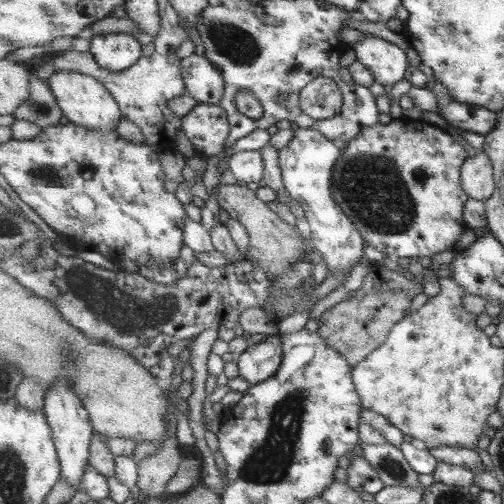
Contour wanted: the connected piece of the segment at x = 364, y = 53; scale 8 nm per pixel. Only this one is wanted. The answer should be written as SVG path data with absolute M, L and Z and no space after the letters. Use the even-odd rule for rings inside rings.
M370 33L364 35L353 48L358 62L373 74L378 84L392 89L405 79L405 72L409 68L407 52L383 38L371 36Z

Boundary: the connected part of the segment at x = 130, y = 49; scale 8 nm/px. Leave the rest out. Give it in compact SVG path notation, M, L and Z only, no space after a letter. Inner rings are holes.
M105 33L93 36L90 52L96 57L97 63L111 72L123 72L136 65L143 57L143 44L133 36L123 33Z

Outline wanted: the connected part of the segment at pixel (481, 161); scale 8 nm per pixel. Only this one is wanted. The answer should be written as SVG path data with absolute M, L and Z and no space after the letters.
M484 150L468 157L462 167L464 192L479 201L488 201L496 194L496 176L489 155Z

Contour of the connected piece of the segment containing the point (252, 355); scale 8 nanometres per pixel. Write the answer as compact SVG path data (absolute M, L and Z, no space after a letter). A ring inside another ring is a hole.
M269 335L257 344L248 344L240 354L239 375L251 385L269 380L277 374L284 362L284 344L279 335Z

